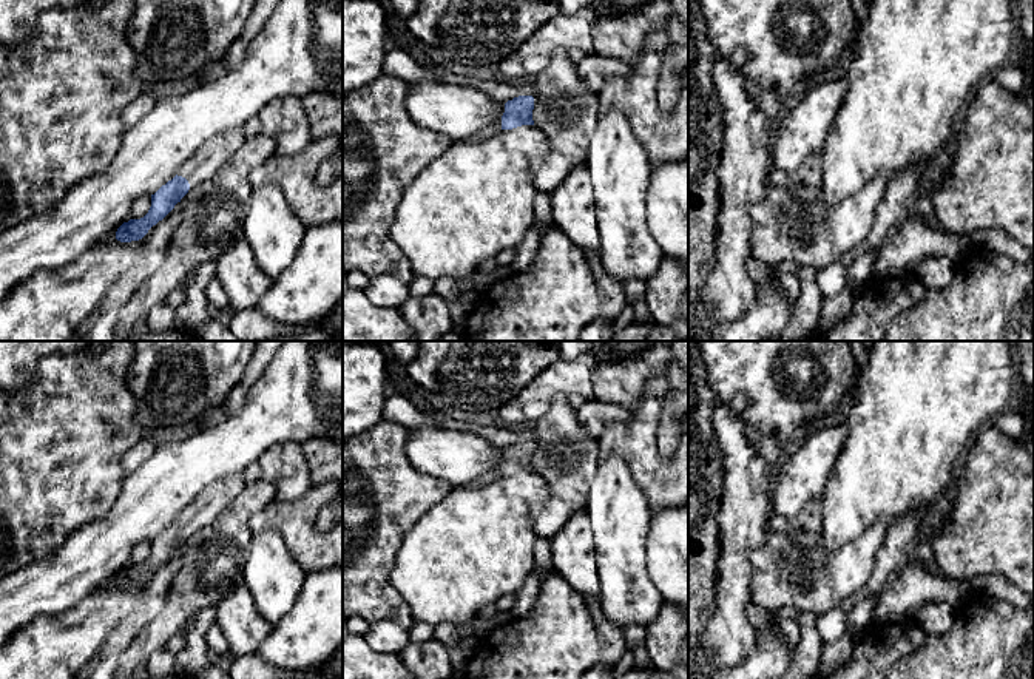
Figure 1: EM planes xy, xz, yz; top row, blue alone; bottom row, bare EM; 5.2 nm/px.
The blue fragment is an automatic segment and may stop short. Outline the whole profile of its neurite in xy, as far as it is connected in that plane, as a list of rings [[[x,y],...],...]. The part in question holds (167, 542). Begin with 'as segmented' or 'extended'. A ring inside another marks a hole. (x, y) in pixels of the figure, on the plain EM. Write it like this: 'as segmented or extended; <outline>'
extended; [[[241,474],[221,478],[205,488],[171,526],[151,540],[151,552],[144,563],[130,565],[117,574],[116,585],[120,588],[142,585],[181,548],[190,534],[210,525],[244,488]]]

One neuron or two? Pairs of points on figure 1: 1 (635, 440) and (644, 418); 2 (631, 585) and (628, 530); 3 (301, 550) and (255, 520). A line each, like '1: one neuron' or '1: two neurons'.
1: one neuron
2: one neuron
3: one neuron

